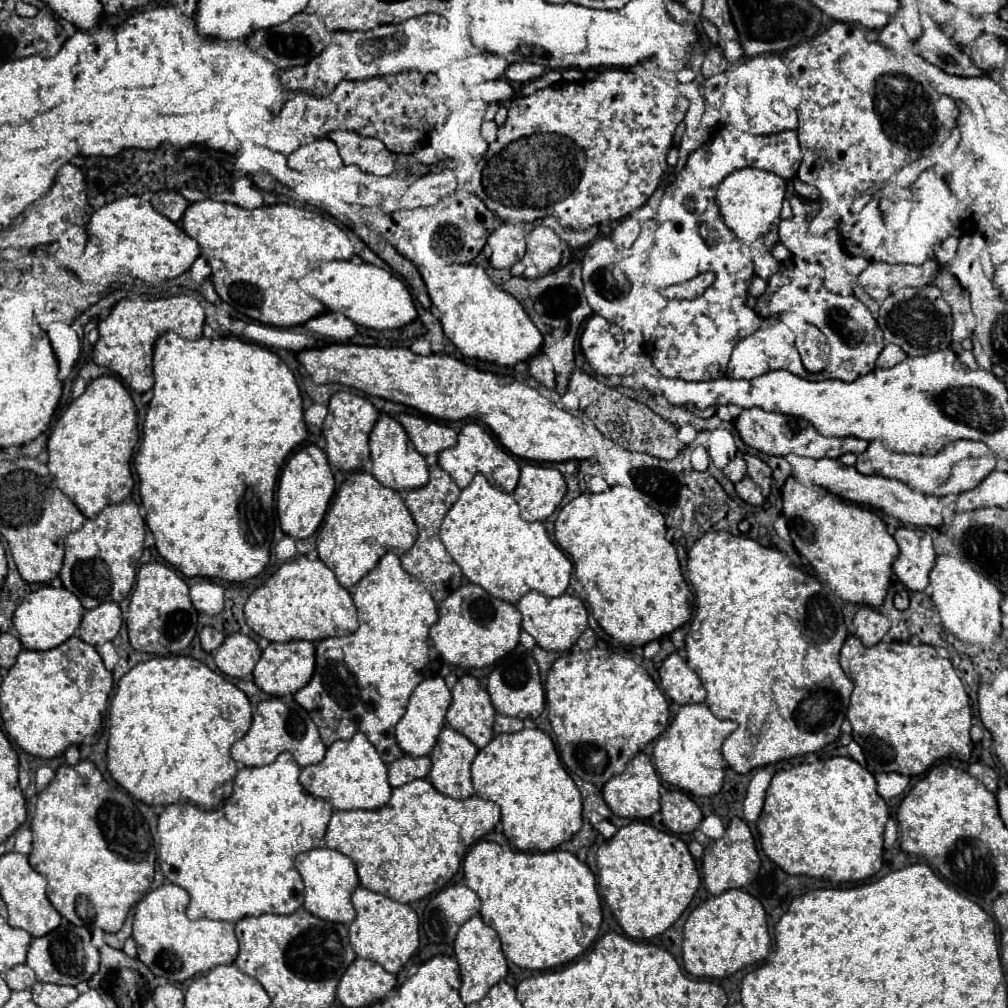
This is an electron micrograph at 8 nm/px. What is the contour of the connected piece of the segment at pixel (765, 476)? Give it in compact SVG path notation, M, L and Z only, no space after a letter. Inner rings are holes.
M744 454L744 460L748 464L748 476L762 488L762 494L768 496L772 484L772 468L754 454Z

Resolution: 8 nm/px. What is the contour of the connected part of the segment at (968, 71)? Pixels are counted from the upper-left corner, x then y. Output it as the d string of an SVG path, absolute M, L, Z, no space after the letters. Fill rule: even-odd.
M928 28L916 38L914 48L918 56L922 56L926 62L938 66L940 70L956 76L982 76L984 70L972 64L970 56L956 46L950 34L946 34L942 28Z

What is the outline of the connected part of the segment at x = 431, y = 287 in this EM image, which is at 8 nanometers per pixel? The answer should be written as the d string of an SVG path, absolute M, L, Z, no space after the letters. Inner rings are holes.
M450 264L448 274L428 274L422 270L432 306L438 310L444 334L470 358L514 366L534 356L542 346L542 334L524 312L522 304L498 288L478 264Z

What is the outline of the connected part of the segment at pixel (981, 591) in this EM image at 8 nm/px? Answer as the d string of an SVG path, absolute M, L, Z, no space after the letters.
M942 554L936 558L936 566L930 572L932 584L932 602L936 604L942 624L948 632L956 634L960 640L974 644L992 644L998 640L1002 624L1000 624L1000 602L1004 600L1002 592L978 574L966 560L954 558L950 554Z

